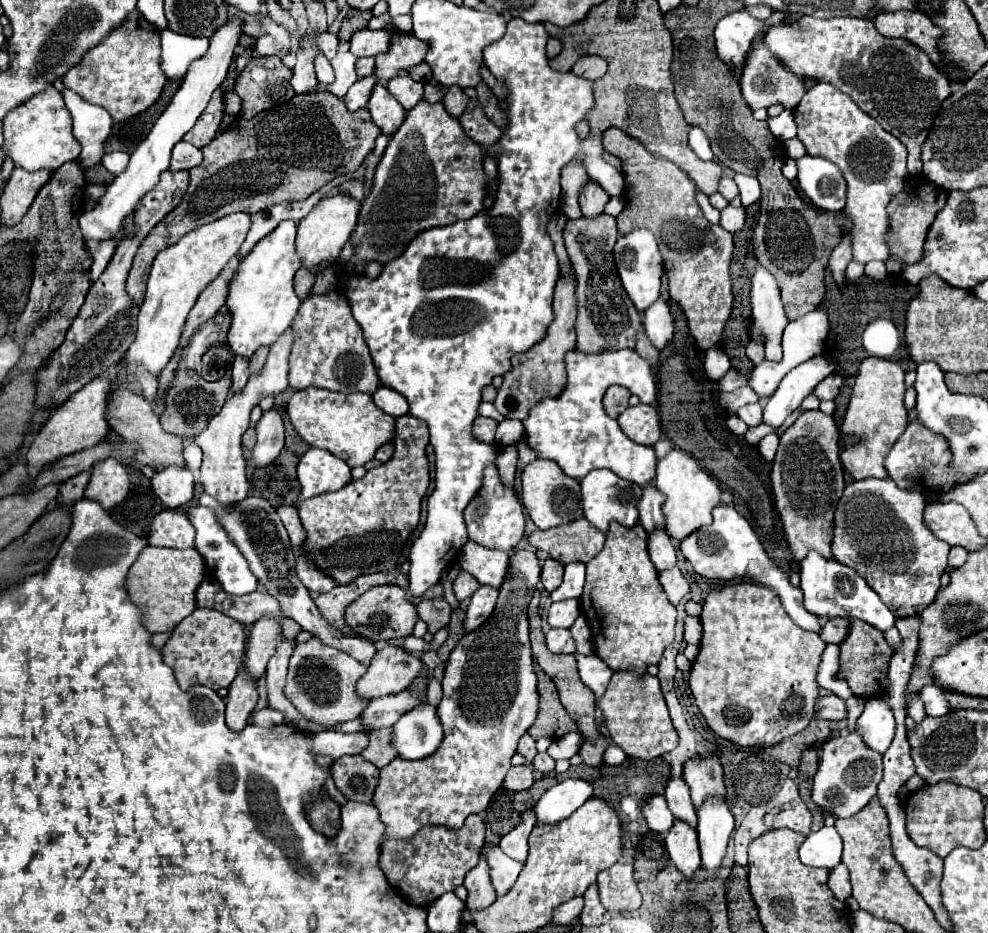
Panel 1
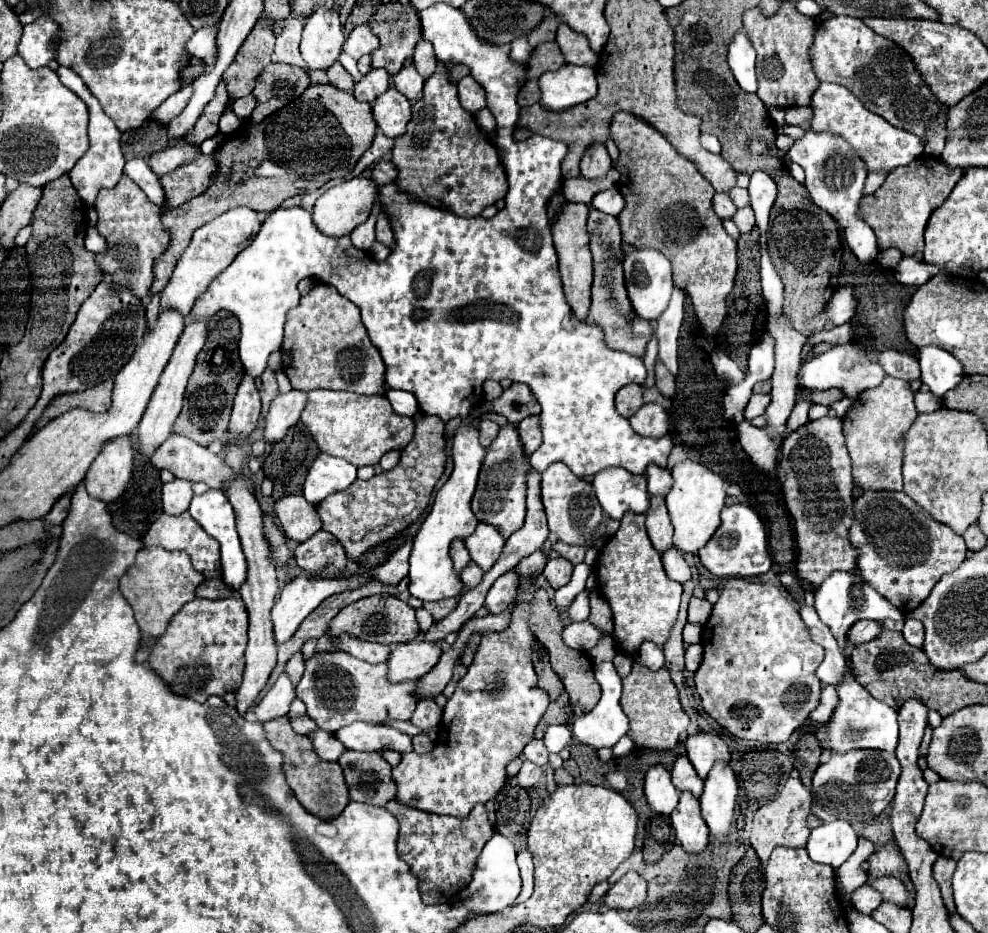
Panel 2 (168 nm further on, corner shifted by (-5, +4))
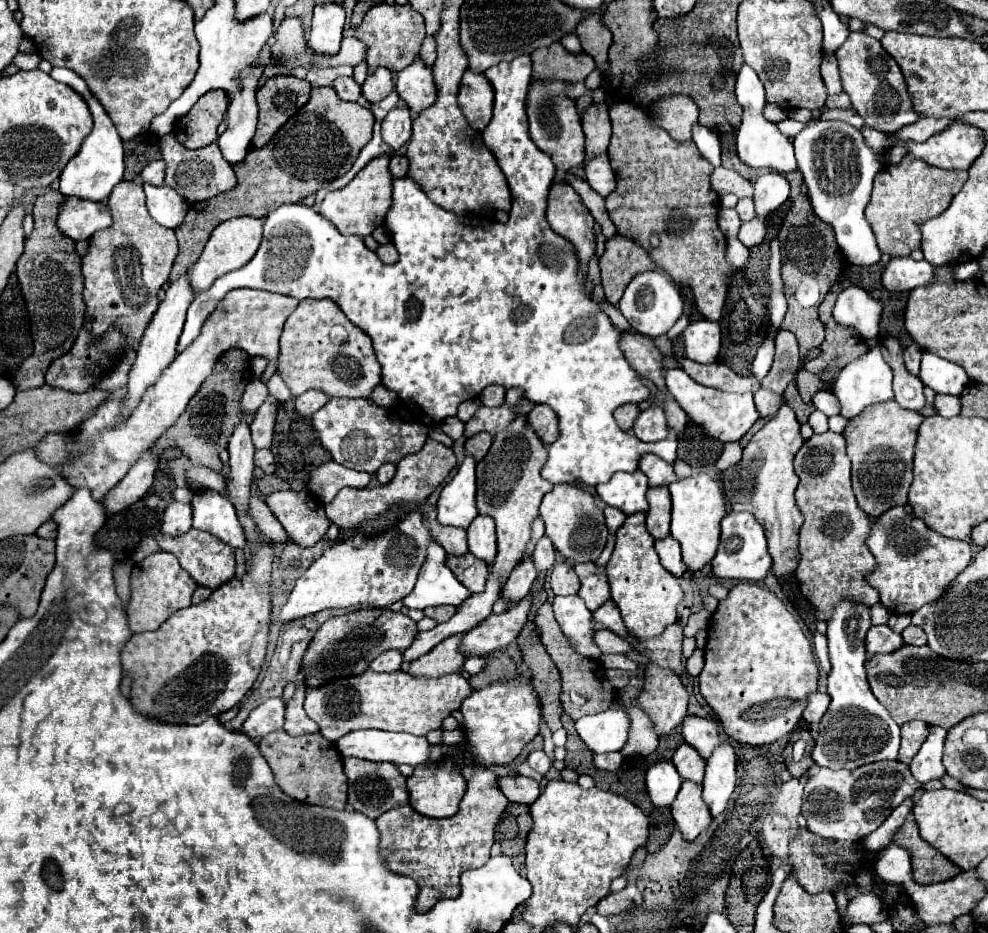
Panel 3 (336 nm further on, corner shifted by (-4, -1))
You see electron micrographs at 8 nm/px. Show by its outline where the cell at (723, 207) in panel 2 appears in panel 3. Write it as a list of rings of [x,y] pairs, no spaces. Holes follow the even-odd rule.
[[[721,207],[717,213],[717,223],[719,223],[719,229],[725,233],[725,237],[737,237],[737,231],[741,227],[741,219],[735,209]]]

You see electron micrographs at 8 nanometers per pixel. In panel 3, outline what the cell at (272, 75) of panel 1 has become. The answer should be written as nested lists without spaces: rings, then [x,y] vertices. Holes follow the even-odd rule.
[[[277,75],[265,81],[261,89],[257,89],[257,105],[259,105],[259,123],[253,137],[255,147],[263,147],[271,135],[299,109],[309,101],[311,85],[293,75]]]

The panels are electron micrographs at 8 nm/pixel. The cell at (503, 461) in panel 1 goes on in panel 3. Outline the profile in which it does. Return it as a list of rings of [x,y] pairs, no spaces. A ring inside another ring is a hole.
[[[535,405],[533,411],[531,411],[531,415],[527,415],[527,423],[533,427],[533,431],[543,441],[545,447],[549,447],[555,441],[557,419],[555,419],[555,413],[549,407]]]

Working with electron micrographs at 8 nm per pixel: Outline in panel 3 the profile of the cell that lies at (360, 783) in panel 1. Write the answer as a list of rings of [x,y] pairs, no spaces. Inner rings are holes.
[[[347,757],[343,759],[343,769],[349,779],[349,805],[355,811],[377,819],[385,811],[397,807],[391,791],[395,787],[405,787],[405,777],[393,763],[373,763]]]

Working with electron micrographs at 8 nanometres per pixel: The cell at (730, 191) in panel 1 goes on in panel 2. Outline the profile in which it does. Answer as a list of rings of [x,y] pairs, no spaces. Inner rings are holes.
[[[734,186],[728,194],[730,194],[732,202],[734,202],[738,208],[744,208],[744,206],[748,206],[748,204],[750,204],[750,196],[748,196],[748,190],[746,190],[746,188]]]

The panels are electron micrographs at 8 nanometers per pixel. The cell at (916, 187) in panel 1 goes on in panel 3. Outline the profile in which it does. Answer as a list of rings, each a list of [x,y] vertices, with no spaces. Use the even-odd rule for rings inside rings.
[[[905,155],[901,163],[879,171],[873,183],[873,195],[865,207],[865,217],[877,237],[881,253],[891,257],[907,257],[913,249],[921,247],[921,225],[935,215],[943,213],[951,199],[961,191],[967,181],[967,171],[947,171],[927,165]]]

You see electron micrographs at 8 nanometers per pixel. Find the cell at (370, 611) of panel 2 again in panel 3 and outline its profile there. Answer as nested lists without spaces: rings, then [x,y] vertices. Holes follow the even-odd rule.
[[[367,607],[351,611],[341,617],[333,617],[325,621],[315,633],[303,657],[301,673],[307,681],[307,687],[319,687],[319,683],[327,683],[327,679],[337,679],[339,675],[359,675],[359,671],[365,671],[367,663],[371,663],[375,655],[389,649],[399,651],[409,649],[415,635],[417,635],[415,621],[409,615],[401,611],[391,611],[387,607],[383,609]]]

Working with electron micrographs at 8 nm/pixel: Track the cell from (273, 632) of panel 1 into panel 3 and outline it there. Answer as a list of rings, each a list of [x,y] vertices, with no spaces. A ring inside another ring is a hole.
[[[419,511],[409,513],[393,531],[387,531],[375,539],[355,535],[345,543],[333,543],[297,579],[287,603],[281,607],[279,623],[287,625],[305,615],[333,607],[387,607],[401,601],[415,585],[419,567],[425,559],[425,545],[427,529],[423,527],[423,517]]]

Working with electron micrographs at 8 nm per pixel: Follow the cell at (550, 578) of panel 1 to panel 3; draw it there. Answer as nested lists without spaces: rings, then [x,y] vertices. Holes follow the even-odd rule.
[[[557,563],[549,577],[551,591],[555,595],[575,595],[579,591],[579,577],[573,571],[571,563]]]

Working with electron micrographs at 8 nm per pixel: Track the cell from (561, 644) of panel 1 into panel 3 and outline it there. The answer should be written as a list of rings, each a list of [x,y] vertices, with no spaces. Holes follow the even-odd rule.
[[[597,629],[593,633],[593,643],[601,649],[601,653],[627,653],[631,649],[631,645],[625,639],[617,637],[609,629]]]

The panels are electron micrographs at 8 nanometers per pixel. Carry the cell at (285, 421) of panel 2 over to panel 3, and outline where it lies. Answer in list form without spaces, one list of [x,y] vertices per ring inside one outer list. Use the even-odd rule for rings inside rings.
[[[305,391],[303,395],[299,395],[295,399],[295,413],[299,413],[301,417],[309,417],[313,415],[313,411],[317,411],[319,407],[323,407],[327,403],[327,395],[323,395],[321,391]]]

